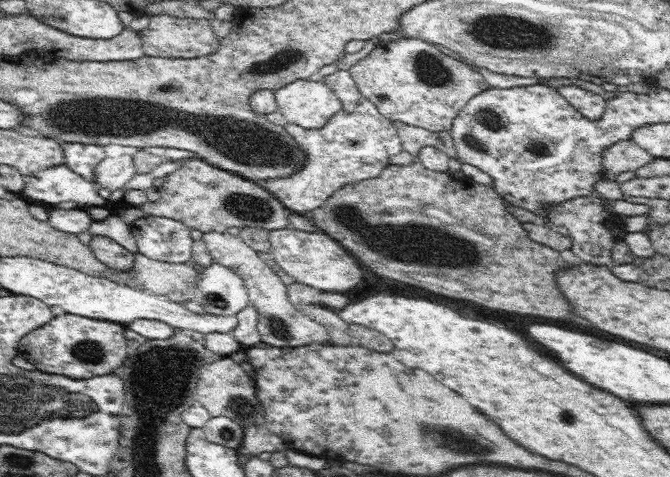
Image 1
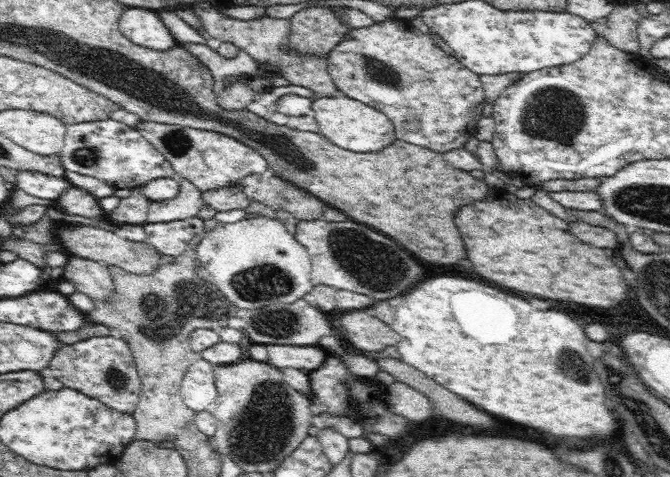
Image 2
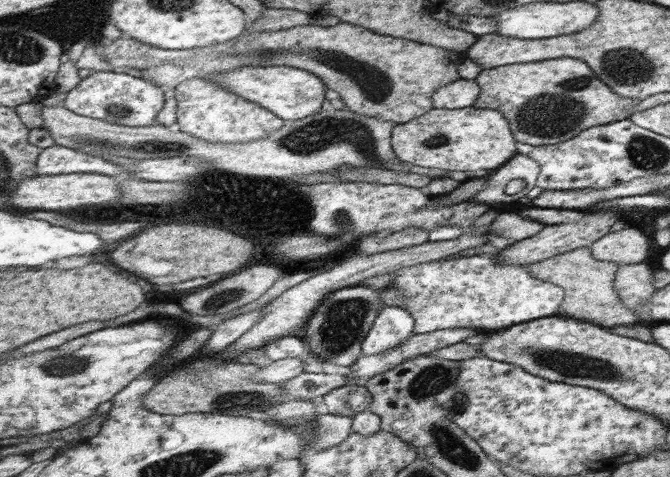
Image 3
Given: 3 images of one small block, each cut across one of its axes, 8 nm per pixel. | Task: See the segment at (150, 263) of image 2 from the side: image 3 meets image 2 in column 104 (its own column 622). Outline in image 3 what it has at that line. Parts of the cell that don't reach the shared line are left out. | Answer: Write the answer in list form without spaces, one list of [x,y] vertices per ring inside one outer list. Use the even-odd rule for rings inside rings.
[[[631,225],[597,238],[589,248],[595,259],[621,265],[643,263],[649,256],[647,236],[631,228]]]

